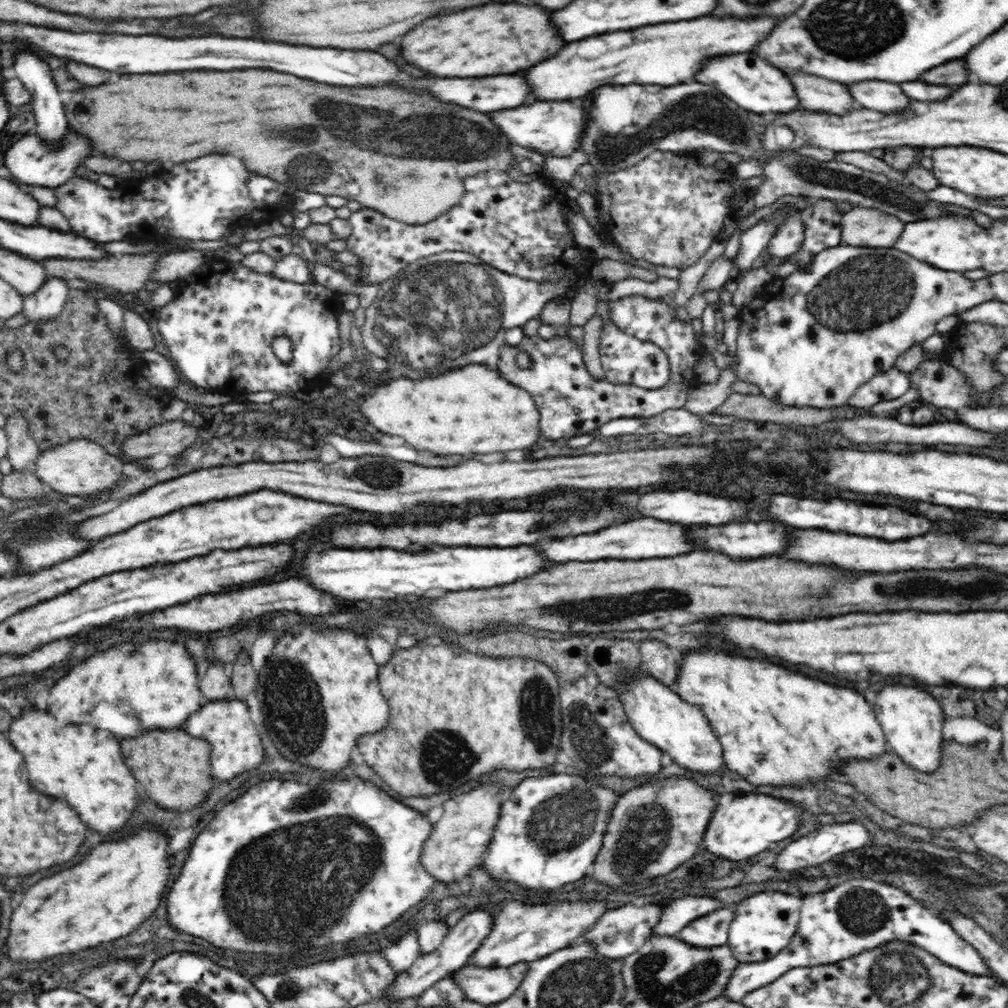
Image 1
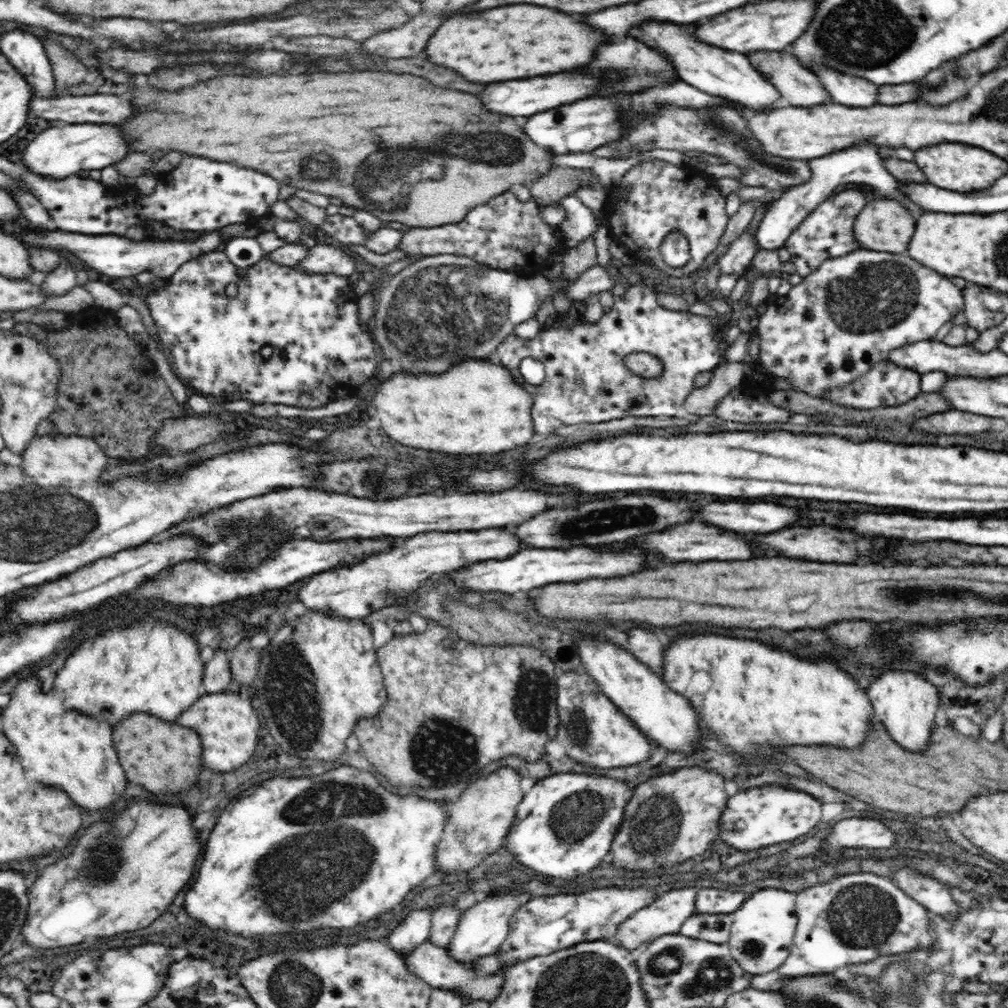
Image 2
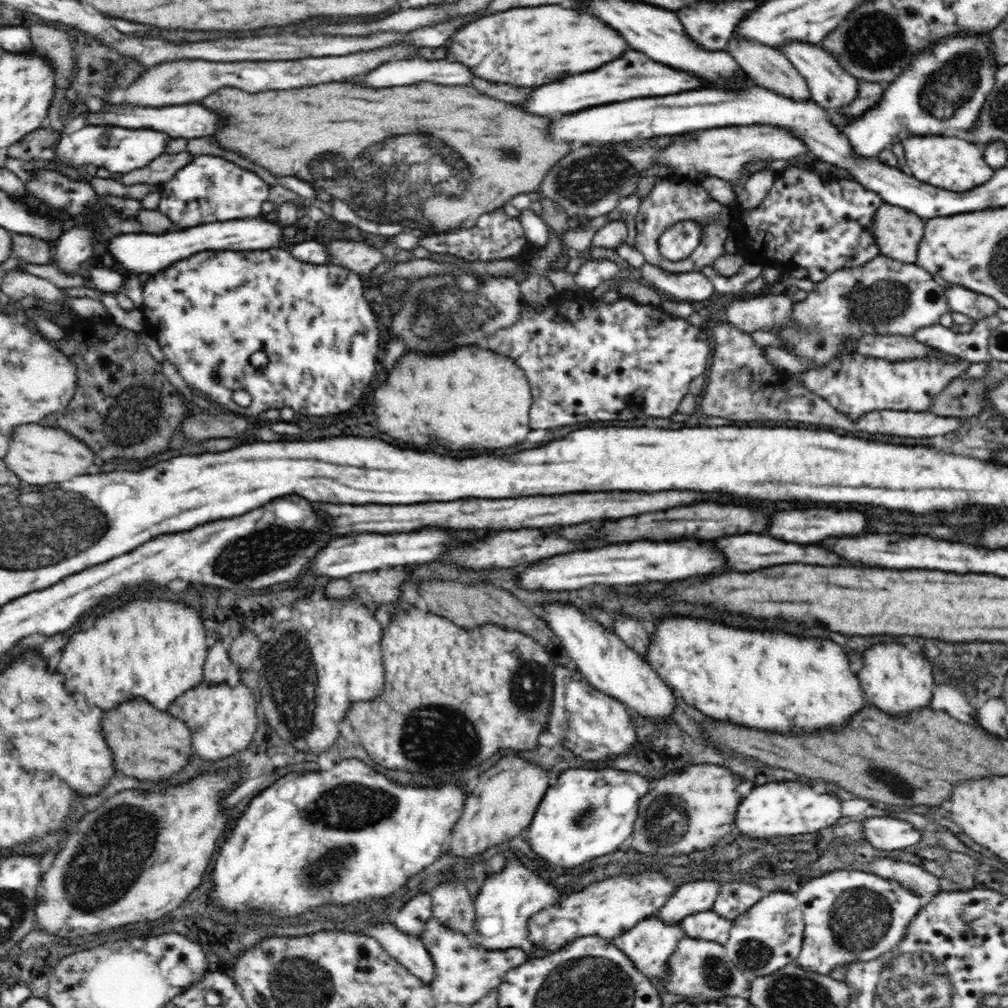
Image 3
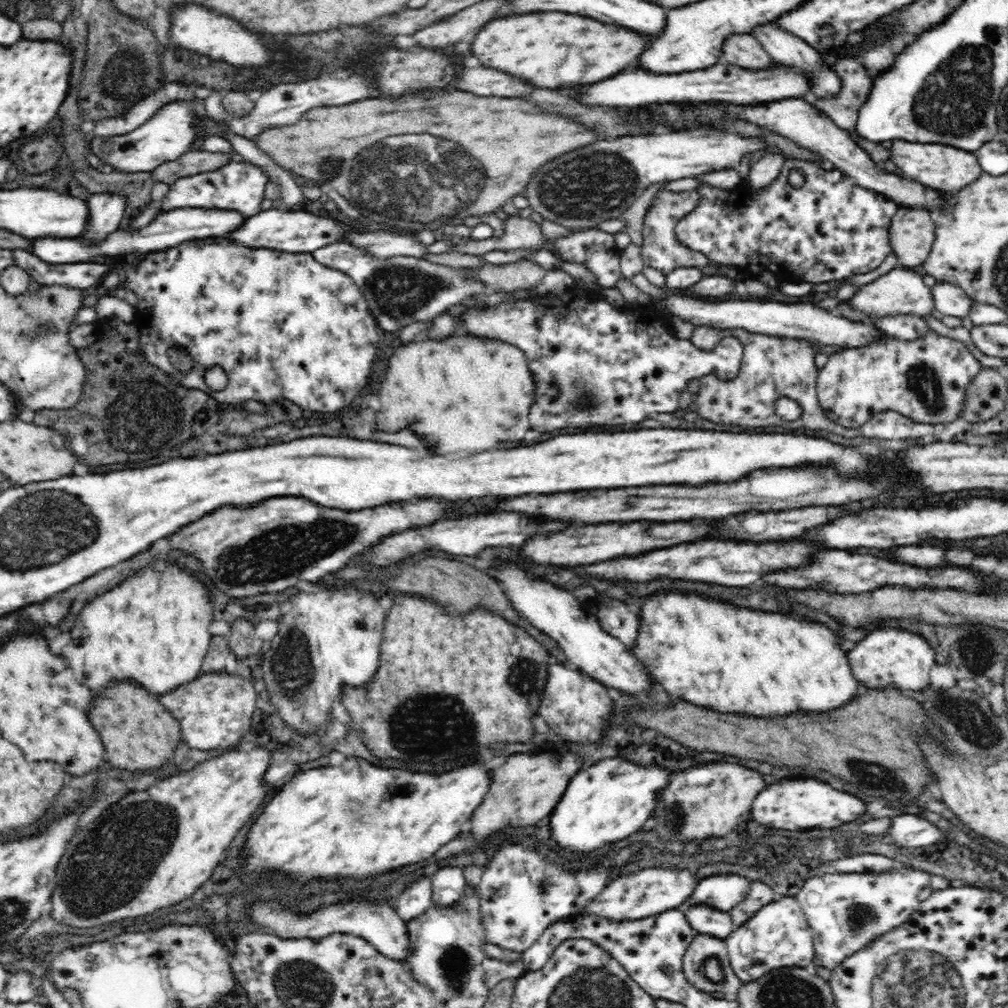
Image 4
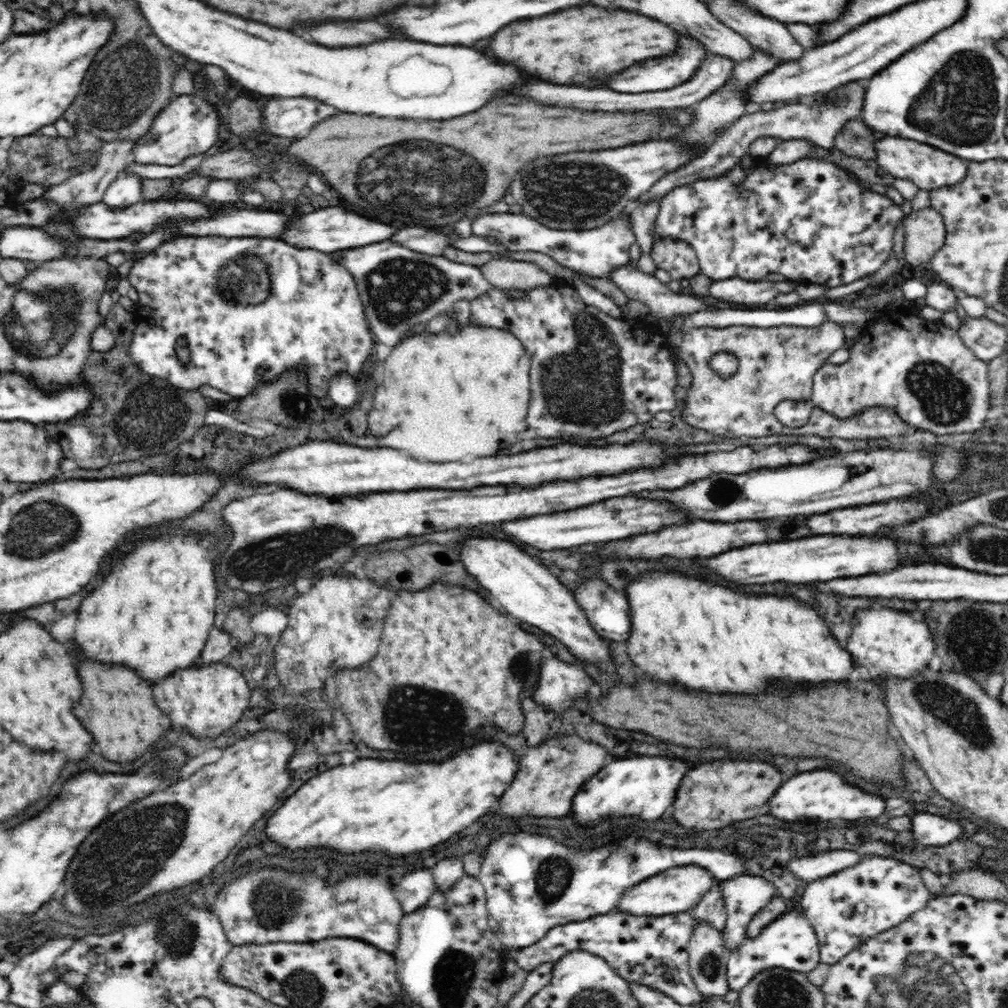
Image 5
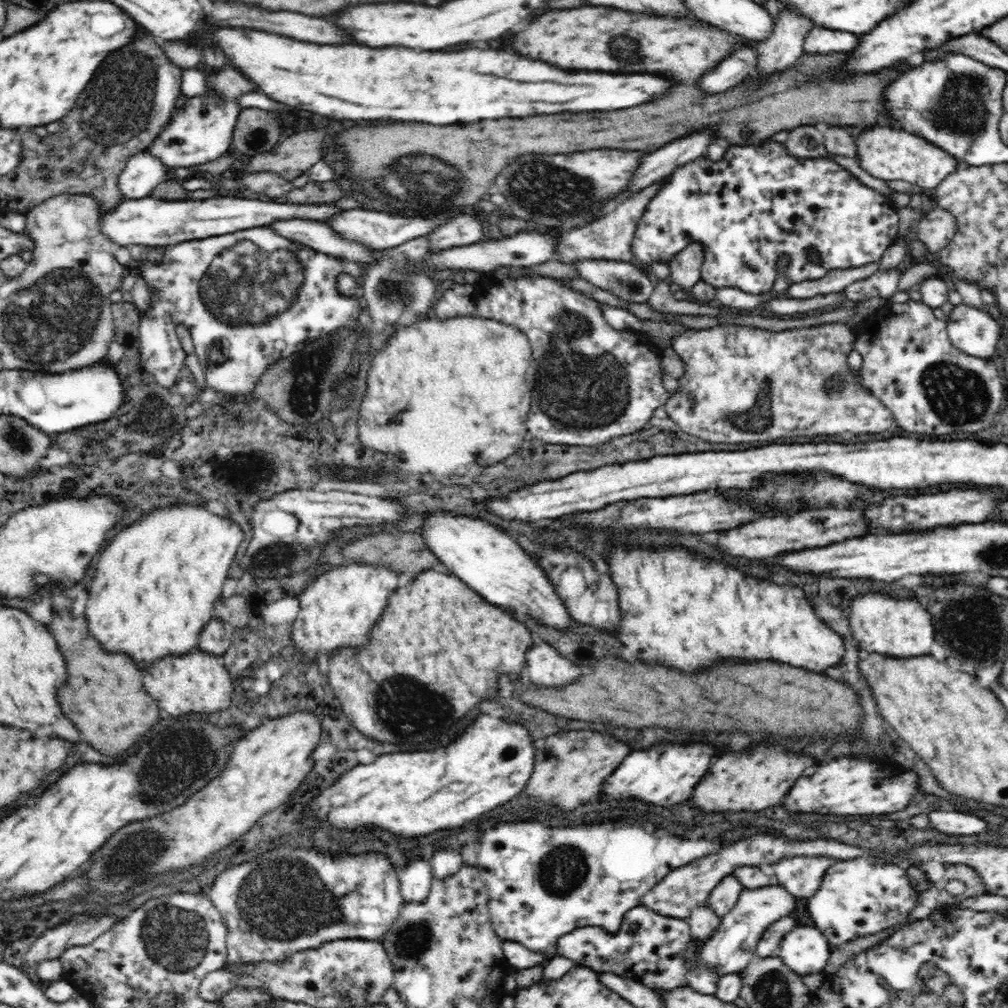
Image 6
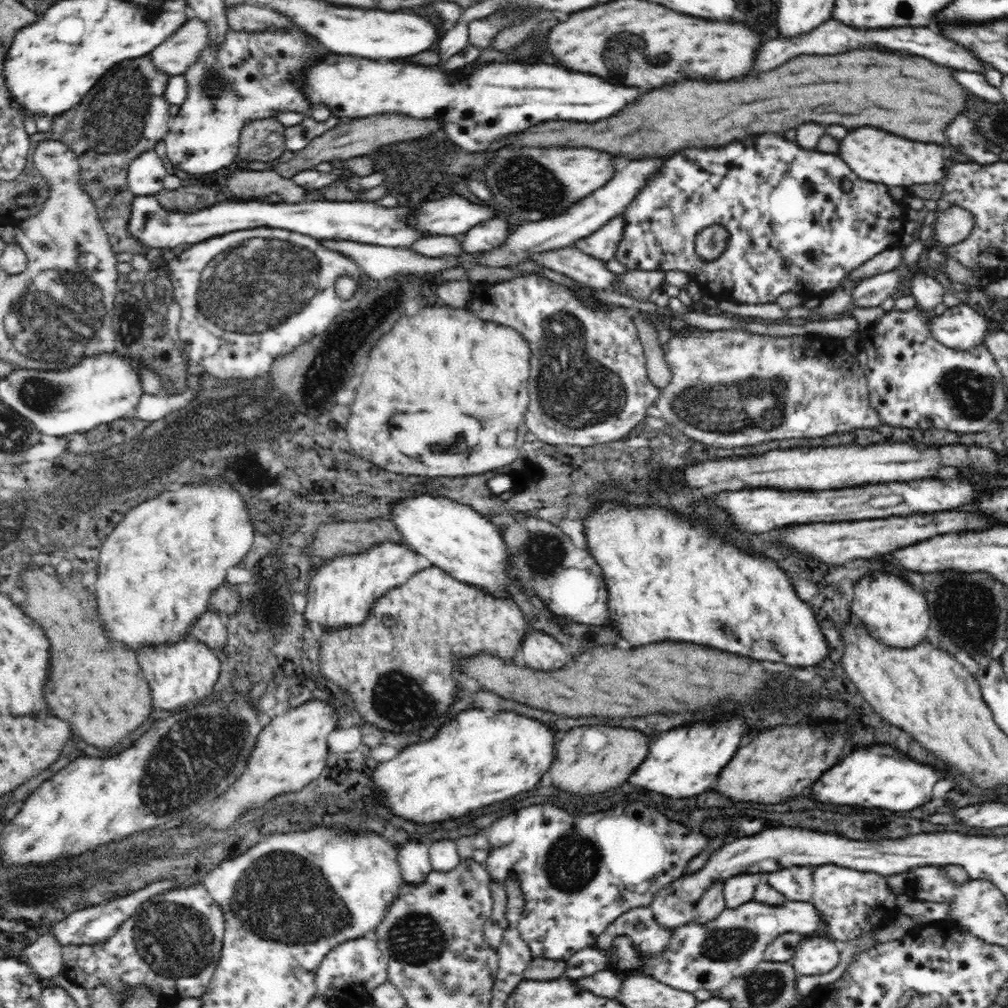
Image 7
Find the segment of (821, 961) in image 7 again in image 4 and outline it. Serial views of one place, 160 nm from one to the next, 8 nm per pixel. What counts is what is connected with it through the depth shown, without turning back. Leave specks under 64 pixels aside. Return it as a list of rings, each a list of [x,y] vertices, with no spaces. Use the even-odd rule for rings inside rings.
[[[778,897],[775,902],[765,905],[758,913],[750,916],[742,926],[736,929],[724,940],[729,961],[735,975],[744,983],[760,978],[768,971],[780,967],[805,968],[814,958],[813,932],[808,924],[806,915],[801,910],[794,897]]]

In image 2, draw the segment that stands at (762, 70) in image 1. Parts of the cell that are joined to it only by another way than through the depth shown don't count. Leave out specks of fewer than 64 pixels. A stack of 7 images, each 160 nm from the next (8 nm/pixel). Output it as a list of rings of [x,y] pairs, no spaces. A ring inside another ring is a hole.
[[[648,22],[648,24],[640,24],[640,28],[630,28],[628,36],[634,36],[636,40],[642,40],[646,46],[666,54],[679,76],[678,80],[687,82],[702,92],[736,103],[747,113],[766,110],[774,102],[778,102],[778,98],[781,96],[775,86],[764,80],[763,74],[756,68],[752,68],[752,63],[747,55],[726,52],[714,45],[702,44],[702,42],[698,42],[698,38],[694,36],[692,30],[686,32],[686,28],[680,30],[678,26],[666,24],[666,22],[662,22],[662,24]]]

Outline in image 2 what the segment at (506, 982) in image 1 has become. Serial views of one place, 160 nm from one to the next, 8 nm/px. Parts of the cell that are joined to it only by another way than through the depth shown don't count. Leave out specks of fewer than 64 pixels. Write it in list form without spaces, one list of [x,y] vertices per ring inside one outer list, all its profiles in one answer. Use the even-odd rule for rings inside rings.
[[[428,941],[420,944],[420,947],[412,951],[405,958],[405,963],[412,974],[421,978],[434,989],[454,991],[464,995],[468,1001],[482,999],[492,1003],[495,998],[498,998],[504,984],[502,971],[496,972],[496,974],[479,974],[477,970],[468,968],[466,963],[452,959],[446,952],[446,948],[435,946]]]

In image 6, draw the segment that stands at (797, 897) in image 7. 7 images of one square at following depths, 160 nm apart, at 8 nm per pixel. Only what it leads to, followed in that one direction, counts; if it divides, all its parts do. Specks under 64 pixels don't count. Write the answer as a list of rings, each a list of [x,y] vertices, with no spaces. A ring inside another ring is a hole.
[[[792,856],[773,866],[773,879],[792,896],[811,900],[834,862],[829,856]]]

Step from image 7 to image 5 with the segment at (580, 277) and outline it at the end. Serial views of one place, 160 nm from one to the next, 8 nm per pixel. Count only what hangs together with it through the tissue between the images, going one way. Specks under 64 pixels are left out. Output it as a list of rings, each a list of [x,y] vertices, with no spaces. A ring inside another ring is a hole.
[[[634,263],[614,268],[613,271],[609,272],[609,279],[614,281],[616,286],[619,286],[623,290],[628,299],[643,302],[648,306],[649,314],[658,318],[669,319],[678,315],[694,314],[694,312],[704,309],[714,309],[714,307],[706,305],[697,296],[692,297],[691,295],[683,295],[680,292],[674,293],[670,291],[667,285],[658,281],[654,275],[652,276],[637,269]]]

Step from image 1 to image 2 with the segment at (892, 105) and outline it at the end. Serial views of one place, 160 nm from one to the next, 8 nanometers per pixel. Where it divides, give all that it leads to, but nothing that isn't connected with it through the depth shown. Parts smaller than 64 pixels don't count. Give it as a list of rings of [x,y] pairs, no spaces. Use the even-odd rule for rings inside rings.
[[[816,64],[814,74],[822,80],[822,86],[826,88],[832,103],[854,108],[869,107],[878,103],[879,85],[869,80],[840,74],[822,64]]]

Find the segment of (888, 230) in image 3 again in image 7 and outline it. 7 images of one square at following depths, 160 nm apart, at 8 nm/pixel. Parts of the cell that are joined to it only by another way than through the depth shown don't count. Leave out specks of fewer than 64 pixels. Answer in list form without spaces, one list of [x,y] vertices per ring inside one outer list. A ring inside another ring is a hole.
[[[945,205],[937,210],[932,225],[935,238],[930,242],[938,241],[949,247],[970,236],[974,228],[974,215],[958,205]]]

